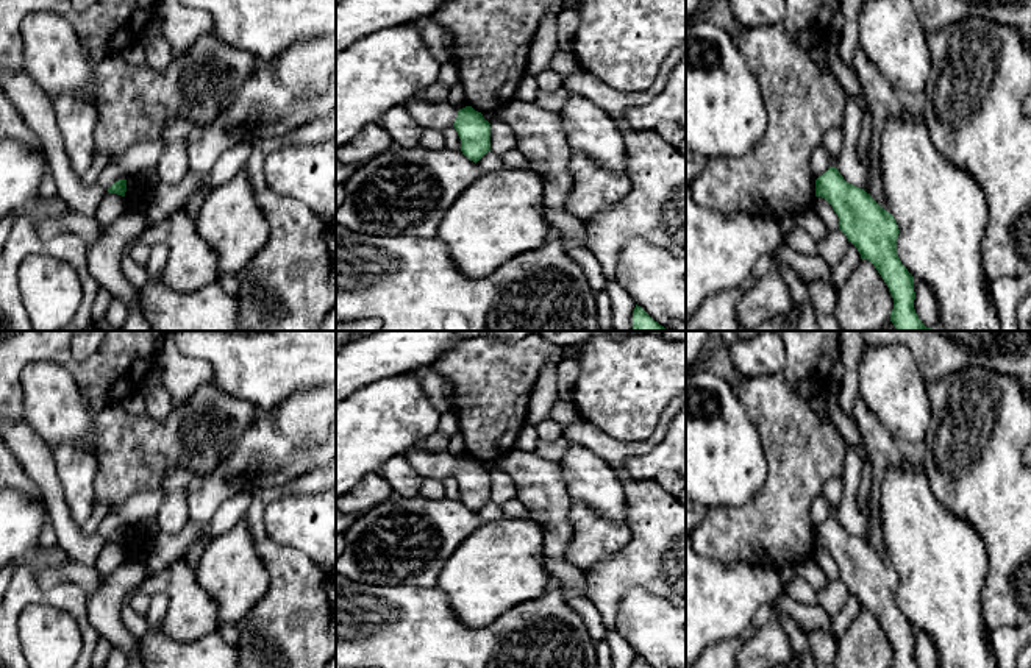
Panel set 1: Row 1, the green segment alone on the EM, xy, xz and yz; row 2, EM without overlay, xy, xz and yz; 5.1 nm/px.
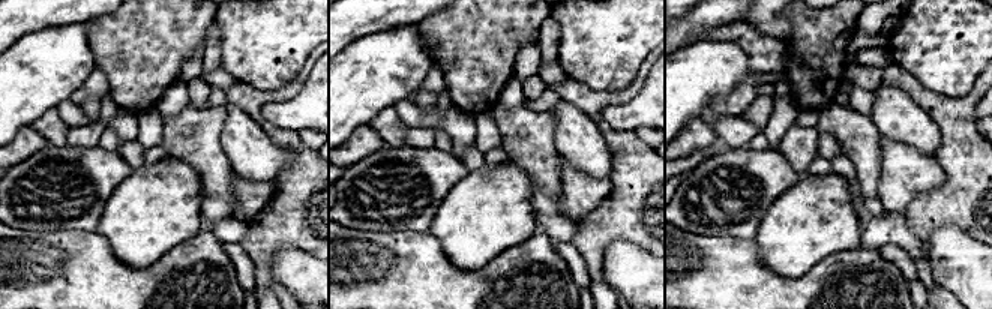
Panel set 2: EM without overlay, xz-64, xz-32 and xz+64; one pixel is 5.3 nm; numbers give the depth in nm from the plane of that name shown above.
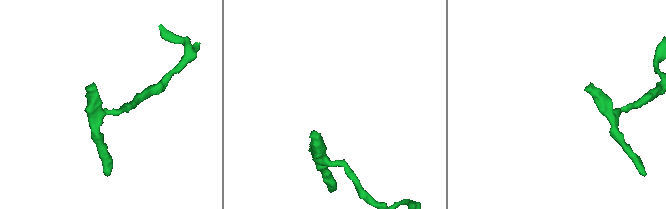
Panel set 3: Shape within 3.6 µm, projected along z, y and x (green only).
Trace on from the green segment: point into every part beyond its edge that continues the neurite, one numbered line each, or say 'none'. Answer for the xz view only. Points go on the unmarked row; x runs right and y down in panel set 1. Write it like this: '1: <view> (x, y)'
1: xz (430, 464)

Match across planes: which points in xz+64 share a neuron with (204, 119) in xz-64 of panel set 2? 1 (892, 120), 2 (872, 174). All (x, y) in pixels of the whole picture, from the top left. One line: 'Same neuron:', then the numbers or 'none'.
Same neuron: 2

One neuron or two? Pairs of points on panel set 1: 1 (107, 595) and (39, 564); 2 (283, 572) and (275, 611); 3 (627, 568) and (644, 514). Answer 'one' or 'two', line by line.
1: two
2: one
3: one

